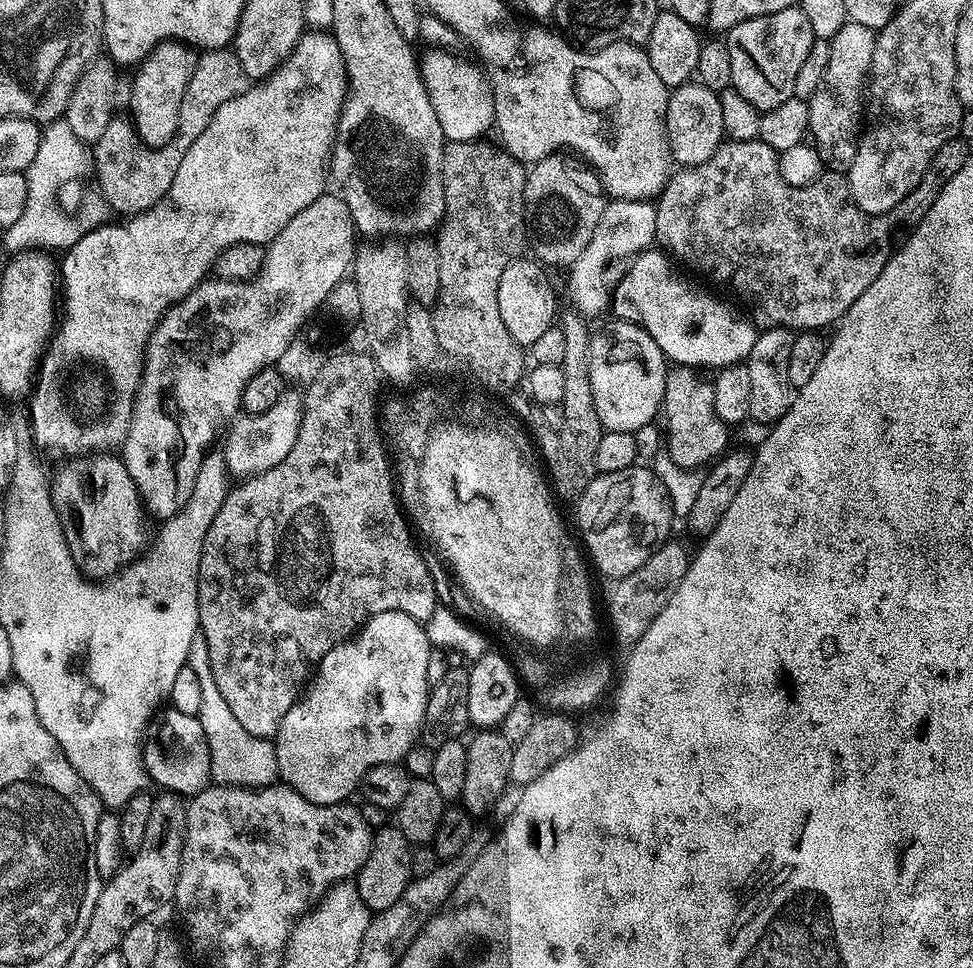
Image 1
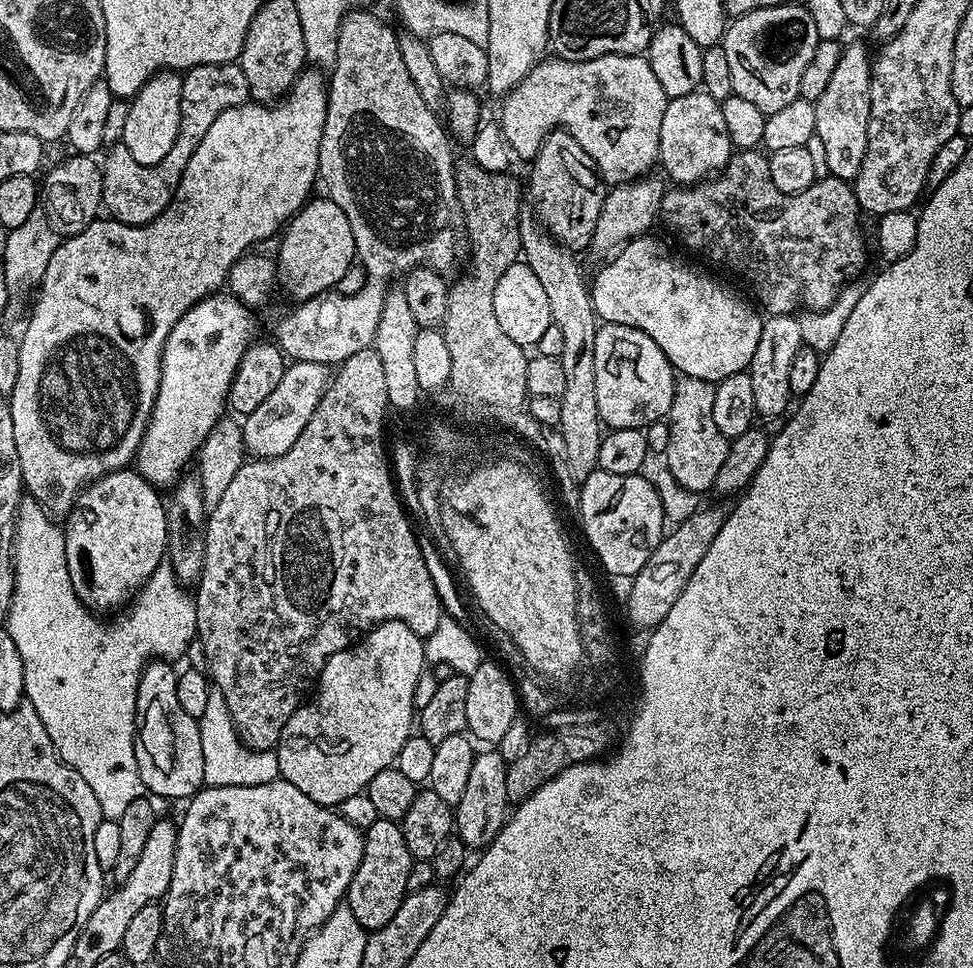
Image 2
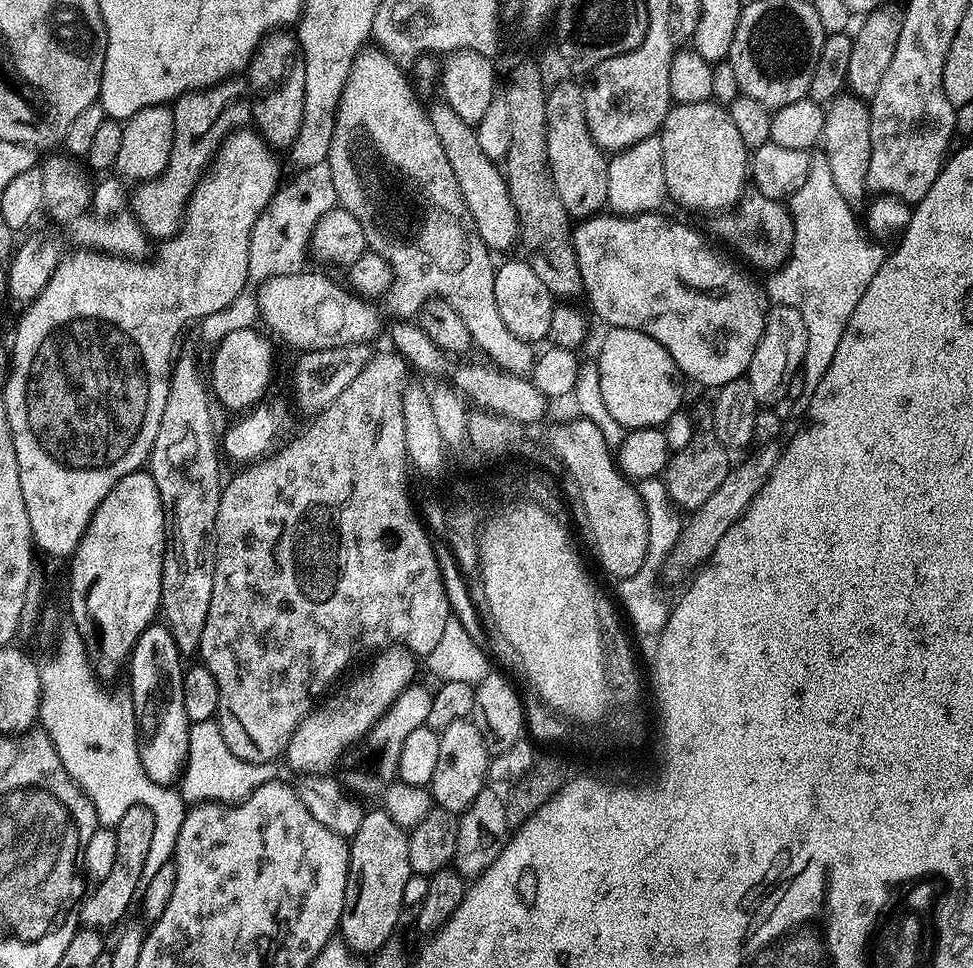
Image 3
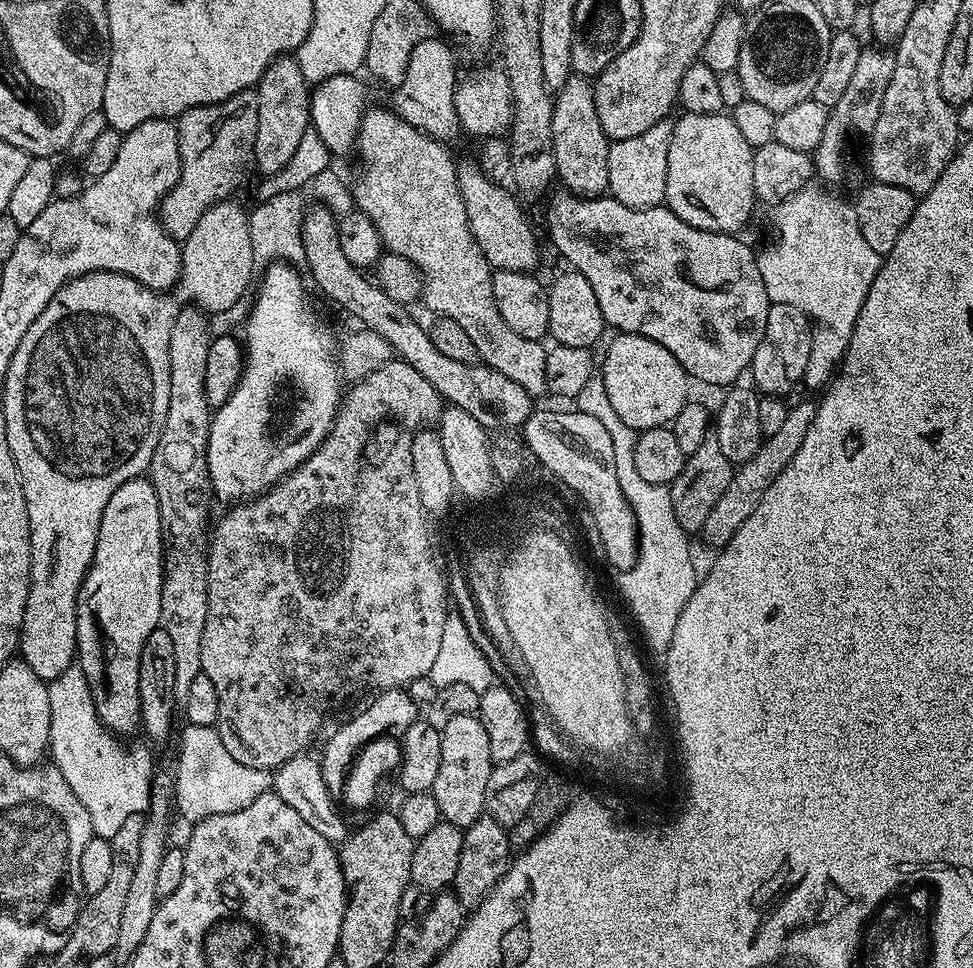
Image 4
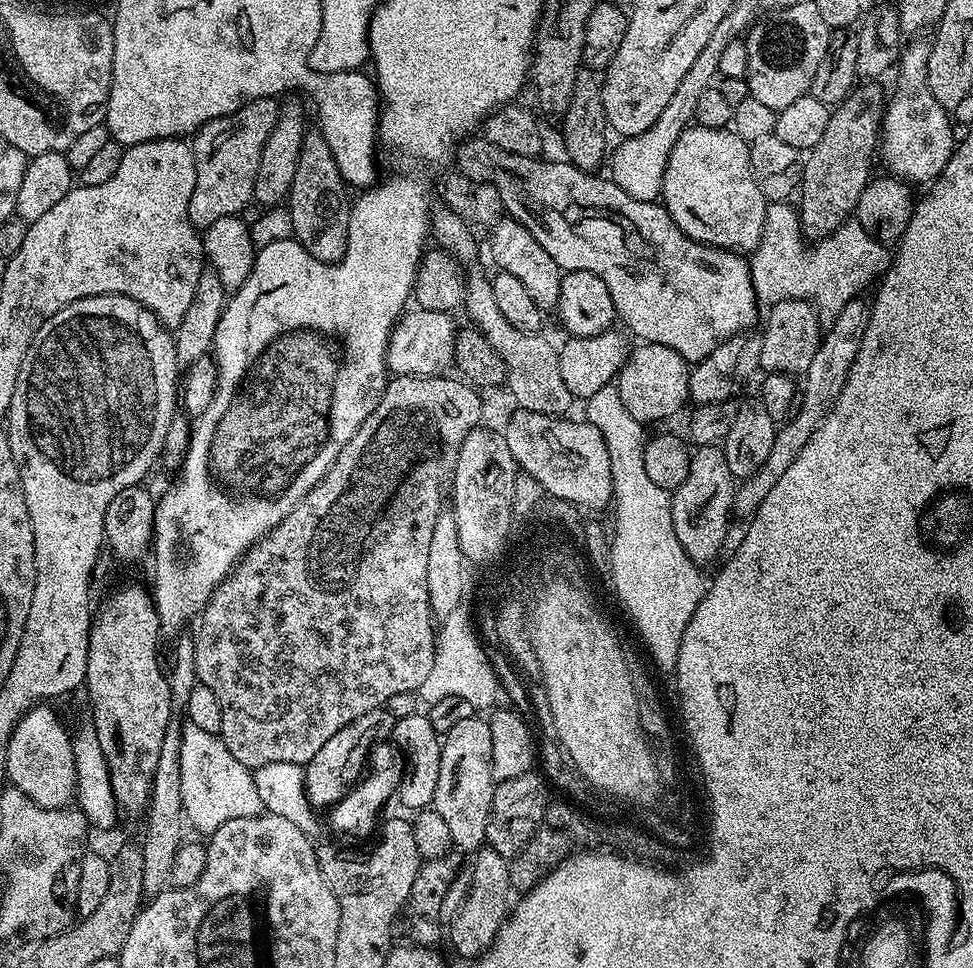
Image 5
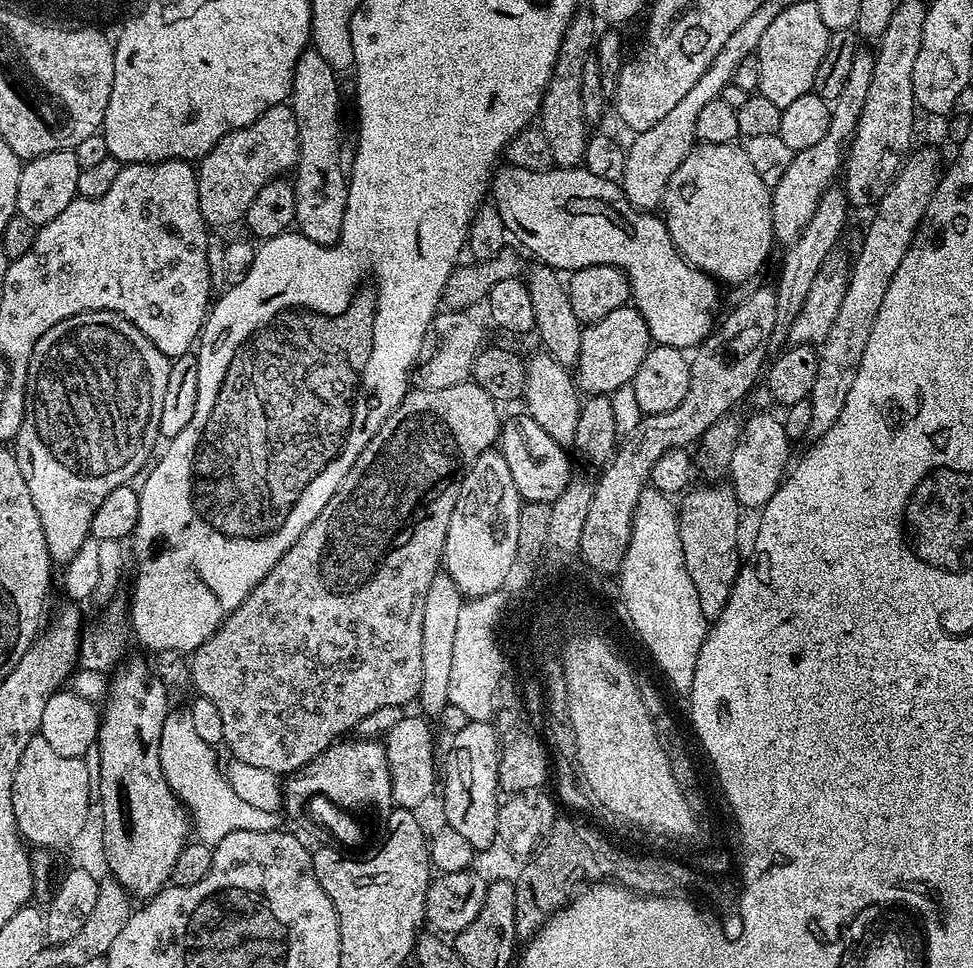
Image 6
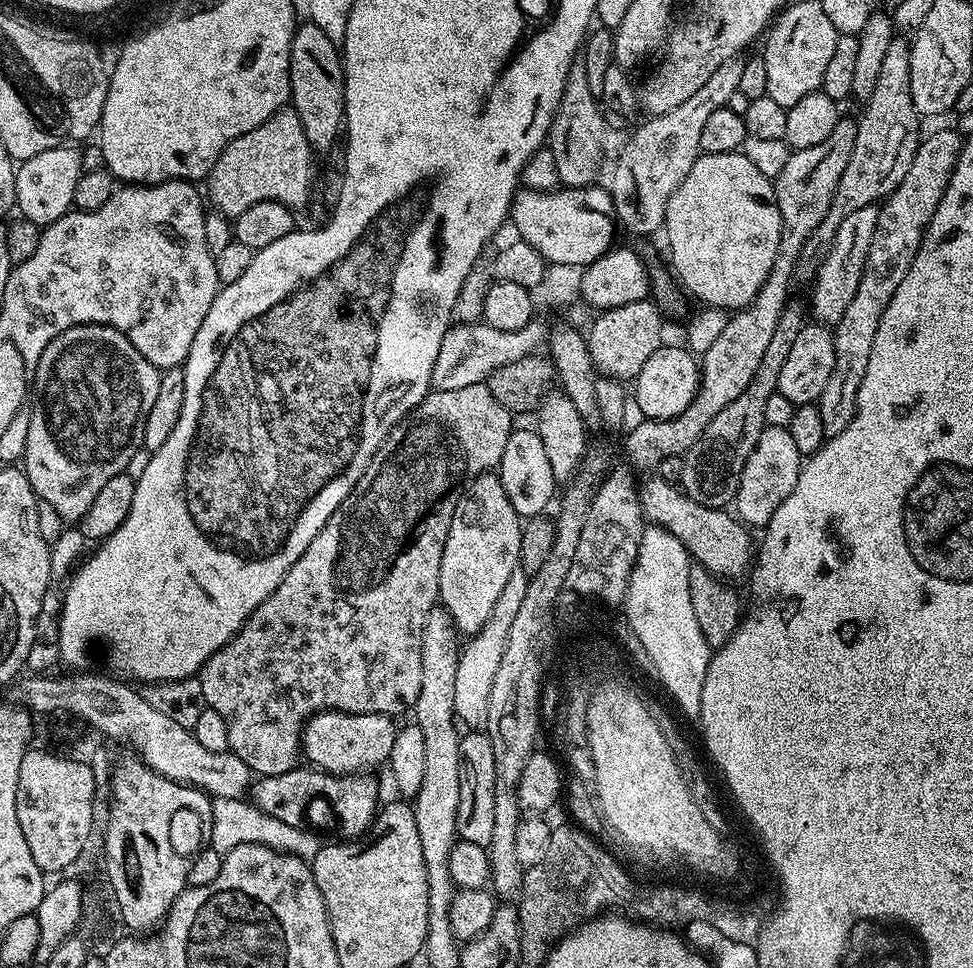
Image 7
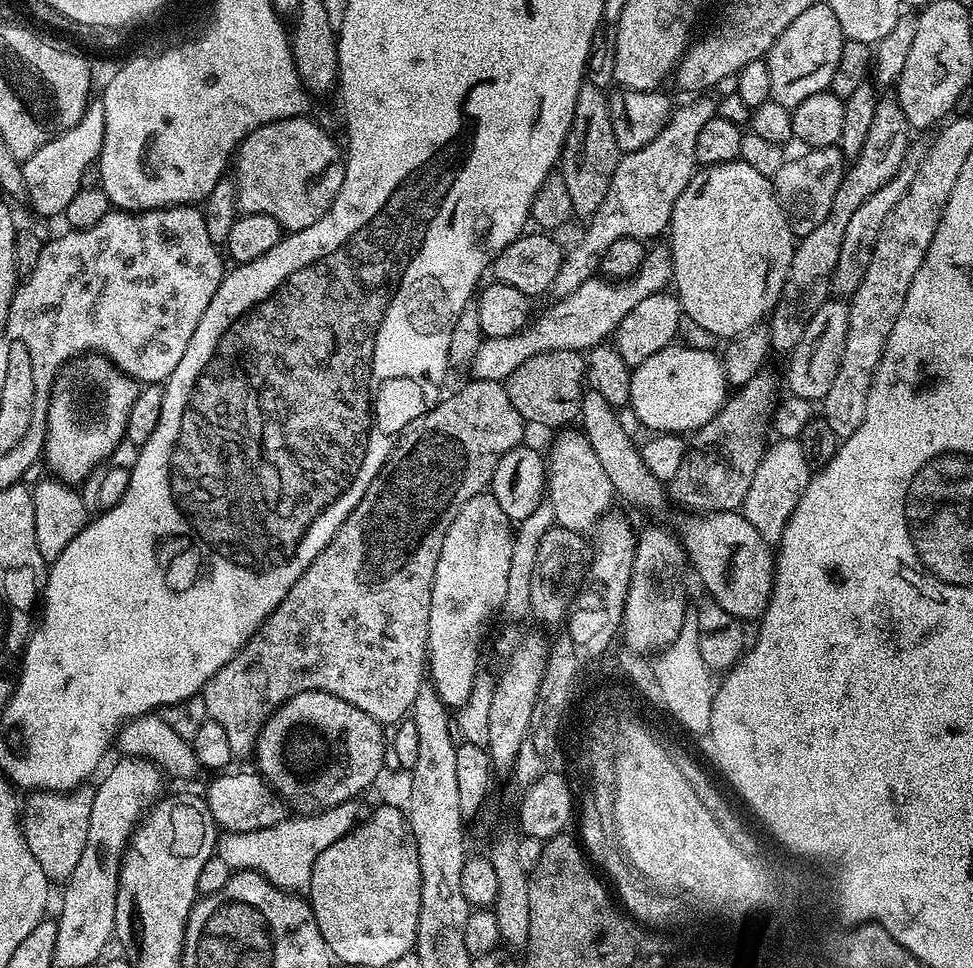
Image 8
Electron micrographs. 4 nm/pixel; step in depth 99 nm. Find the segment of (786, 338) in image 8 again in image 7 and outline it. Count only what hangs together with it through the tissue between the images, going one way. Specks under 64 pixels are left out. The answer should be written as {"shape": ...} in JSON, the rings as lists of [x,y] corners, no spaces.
{"shape":[[[892,39],[874,90],[863,105],[864,113],[856,120],[856,137],[850,162],[846,162],[846,170],[842,170],[842,178],[838,178],[838,190],[834,190],[826,218],[818,222],[818,230],[814,230],[812,237],[804,244],[805,257],[810,258],[816,251],[819,253],[827,249],[838,234],[838,226],[842,226],[846,214],[854,214],[854,210],[862,210],[862,206],[879,205],[887,200],[888,195],[902,182],[902,178],[906,178],[906,170],[910,170],[910,162],[914,162],[914,154],[922,139],[922,117],[910,94],[911,54],[912,49],[907,39]]]}

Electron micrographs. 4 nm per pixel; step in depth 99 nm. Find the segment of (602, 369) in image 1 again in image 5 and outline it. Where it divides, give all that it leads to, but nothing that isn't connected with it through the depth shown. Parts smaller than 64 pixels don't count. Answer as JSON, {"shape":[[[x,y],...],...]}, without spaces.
{"shape":[[[640,342],[629,351],[628,361],[614,383],[618,394],[622,394],[622,406],[626,406],[626,410],[630,410],[641,424],[651,426],[655,420],[670,419],[683,404],[689,403],[689,371],[689,361],[670,350],[670,346]]]}

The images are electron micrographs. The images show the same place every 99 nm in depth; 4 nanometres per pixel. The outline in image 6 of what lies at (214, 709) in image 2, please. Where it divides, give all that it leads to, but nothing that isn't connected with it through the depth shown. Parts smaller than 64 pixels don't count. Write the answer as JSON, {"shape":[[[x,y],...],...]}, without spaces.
{"shape":[[[173,707],[162,722],[162,738],[160,739],[160,761],[162,774],[171,786],[172,793],[180,797],[181,803],[190,813],[194,825],[194,836],[199,843],[216,845],[226,838],[226,834],[234,834],[234,830],[274,830],[280,828],[281,813],[270,810],[258,810],[250,806],[245,799],[238,798],[234,788],[225,776],[222,764],[216,761],[217,749],[211,744],[202,742],[194,731],[194,722],[190,722],[188,708]]]}

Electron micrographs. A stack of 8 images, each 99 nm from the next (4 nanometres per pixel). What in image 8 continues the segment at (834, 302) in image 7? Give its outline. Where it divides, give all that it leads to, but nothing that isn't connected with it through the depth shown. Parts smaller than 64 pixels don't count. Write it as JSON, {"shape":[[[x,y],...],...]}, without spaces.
{"shape":[[[913,143],[909,147],[898,174],[894,174],[894,178],[890,178],[890,182],[886,182],[880,190],[874,190],[874,194],[870,194],[862,202],[862,206],[858,206],[858,210],[854,210],[854,214],[846,226],[846,234],[842,234],[842,251],[838,253],[838,266],[834,266],[832,275],[832,292],[837,297],[851,298],[858,290],[858,286],[866,274],[866,266],[870,266],[870,254],[874,254],[874,242],[882,230],[882,222],[886,222],[890,210],[894,210],[894,206],[898,206],[902,194],[906,194],[906,190],[910,190],[910,182],[914,182],[914,174],[918,174],[918,166],[922,162],[925,151],[923,143],[921,145]]]}

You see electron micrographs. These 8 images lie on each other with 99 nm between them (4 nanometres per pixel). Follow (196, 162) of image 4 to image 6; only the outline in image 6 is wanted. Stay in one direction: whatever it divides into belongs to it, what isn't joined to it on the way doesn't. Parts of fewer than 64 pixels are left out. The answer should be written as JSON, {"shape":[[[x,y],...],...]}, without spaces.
{"shape":[[[287,103],[275,104],[248,126],[227,132],[198,161],[198,202],[205,224],[239,225],[250,202],[254,202],[254,194],[258,194],[269,180],[291,173],[297,162],[298,122]]]}

